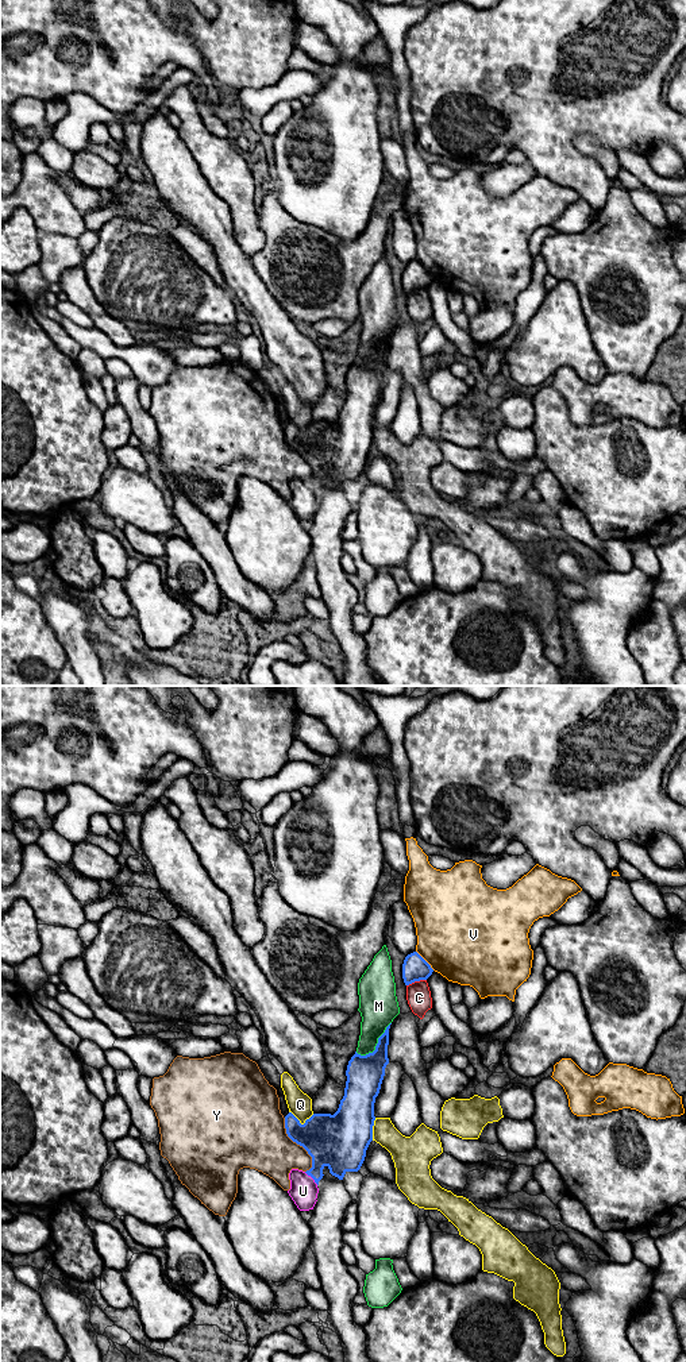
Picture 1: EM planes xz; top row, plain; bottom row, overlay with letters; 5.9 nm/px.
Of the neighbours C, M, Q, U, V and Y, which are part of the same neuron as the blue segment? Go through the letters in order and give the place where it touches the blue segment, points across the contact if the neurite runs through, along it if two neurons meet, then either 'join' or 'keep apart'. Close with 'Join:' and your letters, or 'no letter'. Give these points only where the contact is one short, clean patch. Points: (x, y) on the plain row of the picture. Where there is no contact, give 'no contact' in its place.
C: meets blue in xz at (416, 289); keep apart
M: meets blue in xz at (377, 354); keep apart
Q: meets blue in xz at (300, 432); keep apart
U: meets blue in xz at (311, 485); keep apart
V: meets blue in xz at (424, 269); keep apart
Y: meets blue in xz at (299, 452); border along xz (284, 427), (286, 443), (311, 466), (311, 475), (305, 481); keep apart
Join: no letter

